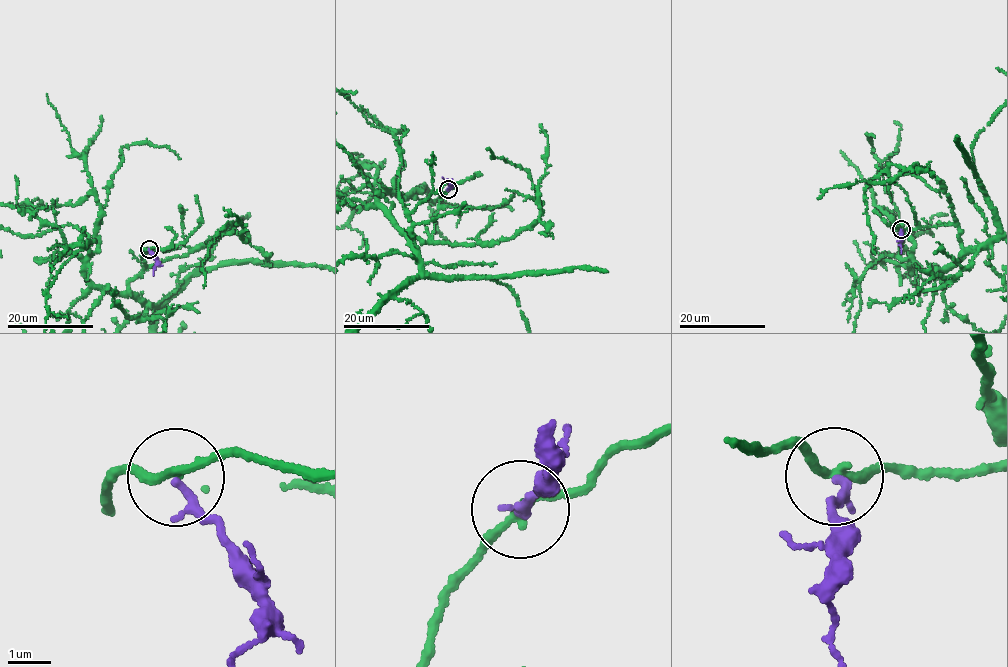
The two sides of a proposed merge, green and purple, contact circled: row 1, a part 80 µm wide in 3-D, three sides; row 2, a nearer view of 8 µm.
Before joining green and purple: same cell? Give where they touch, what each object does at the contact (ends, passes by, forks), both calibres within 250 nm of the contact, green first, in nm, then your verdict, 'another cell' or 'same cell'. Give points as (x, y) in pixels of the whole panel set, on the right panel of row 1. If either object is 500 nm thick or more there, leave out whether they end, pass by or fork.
at (901, 229); green passes by; purple ends there; 180 nm thick on the green side, 180 nm on the other; another cell

